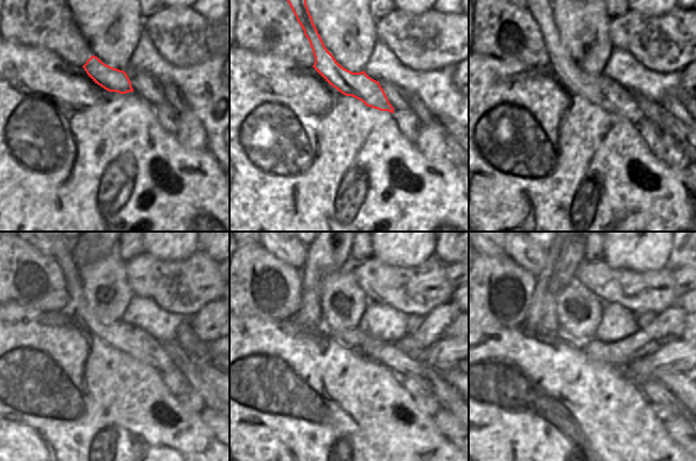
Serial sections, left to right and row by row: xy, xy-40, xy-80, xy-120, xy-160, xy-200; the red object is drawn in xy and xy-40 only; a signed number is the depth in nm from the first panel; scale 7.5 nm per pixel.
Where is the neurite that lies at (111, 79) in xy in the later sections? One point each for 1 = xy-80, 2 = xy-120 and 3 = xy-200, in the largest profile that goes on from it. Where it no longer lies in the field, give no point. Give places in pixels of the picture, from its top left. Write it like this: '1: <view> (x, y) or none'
1: xy-80 (607, 94)
2: xy-120 (132, 340)
3: xy-200 (685, 387)

